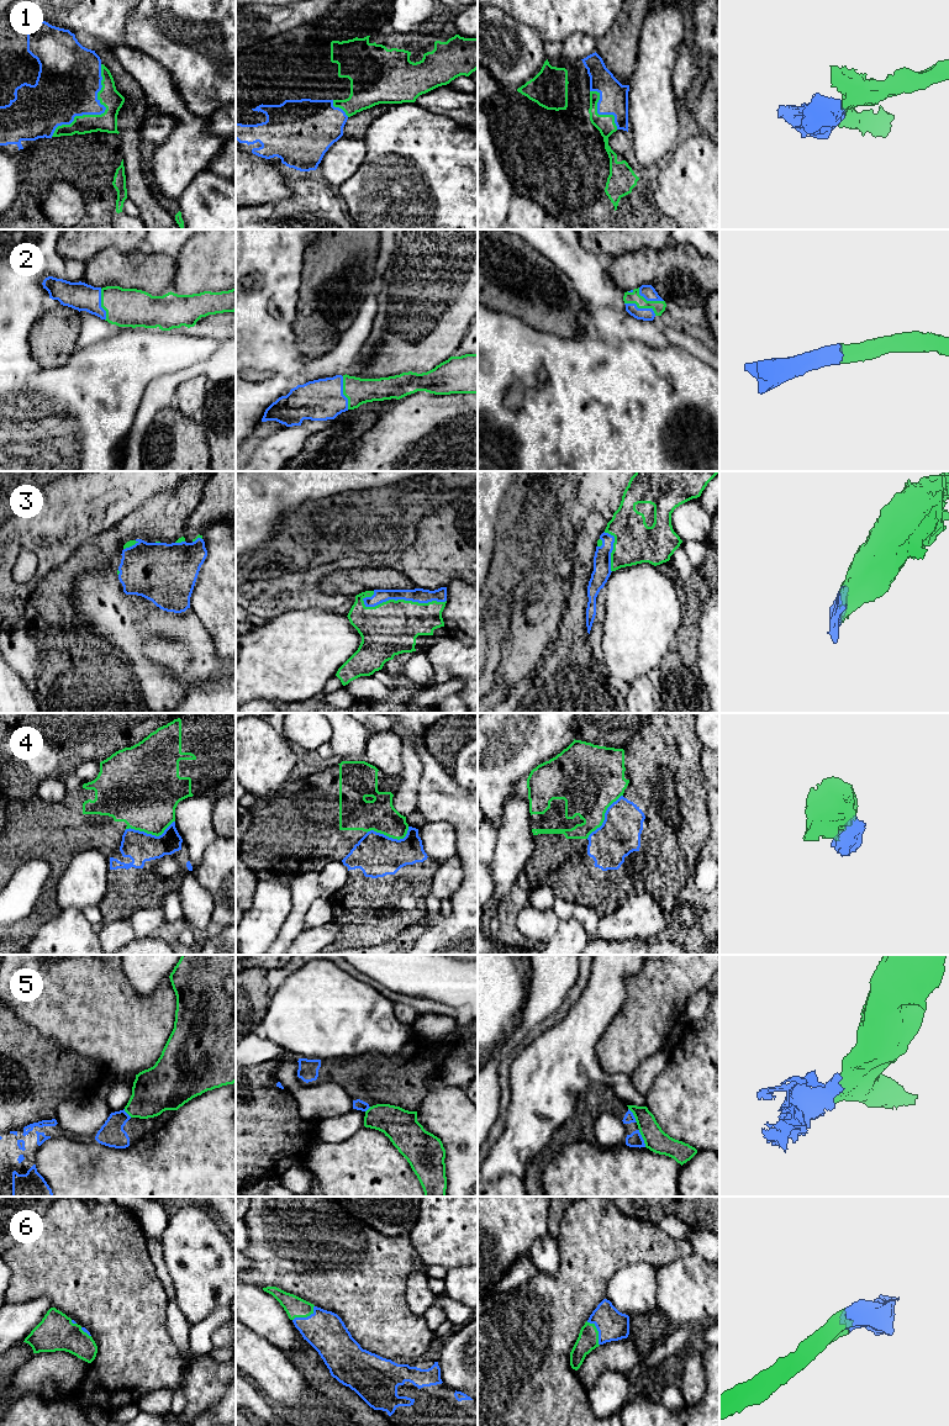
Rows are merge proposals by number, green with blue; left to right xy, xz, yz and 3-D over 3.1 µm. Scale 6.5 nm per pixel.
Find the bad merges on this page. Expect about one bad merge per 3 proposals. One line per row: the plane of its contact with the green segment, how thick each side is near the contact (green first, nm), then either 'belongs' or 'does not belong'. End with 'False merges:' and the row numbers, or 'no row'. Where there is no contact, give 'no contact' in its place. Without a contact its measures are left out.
1: xy | 140/360 nm | belongs
2: yz | 80/80 nm | belongs
3: xz | 360/100 nm | belongs
4: xy | 440/200 nm | does not belong
5: yz | 150/100 nm | does not belong
6: yz | 140/200 nm | belongs
False merges: 4, 5

